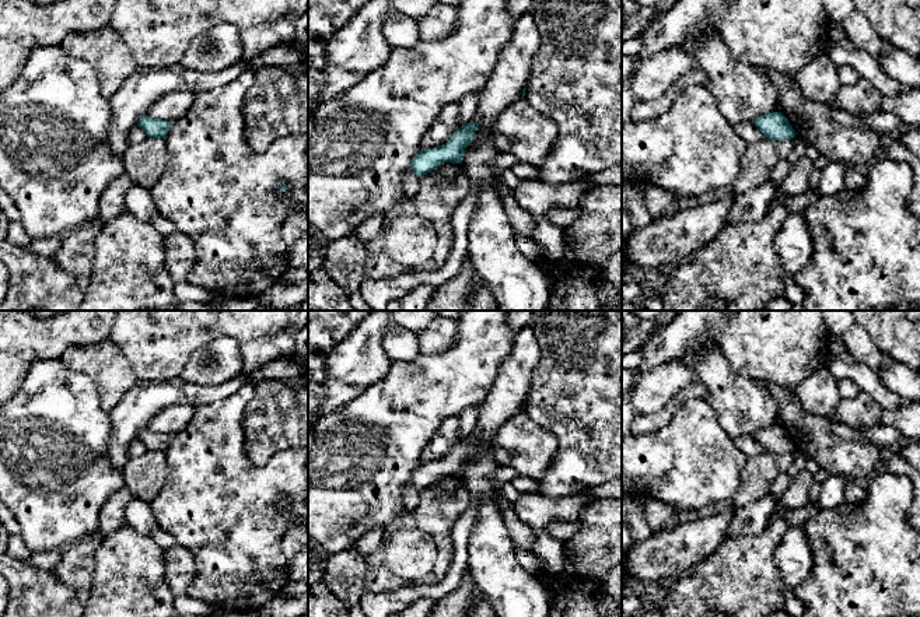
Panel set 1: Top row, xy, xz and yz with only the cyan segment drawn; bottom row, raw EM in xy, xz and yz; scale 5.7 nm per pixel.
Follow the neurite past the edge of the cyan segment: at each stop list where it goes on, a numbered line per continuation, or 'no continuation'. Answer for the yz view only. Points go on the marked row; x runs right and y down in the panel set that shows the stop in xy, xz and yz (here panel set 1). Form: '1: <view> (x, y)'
no continuation

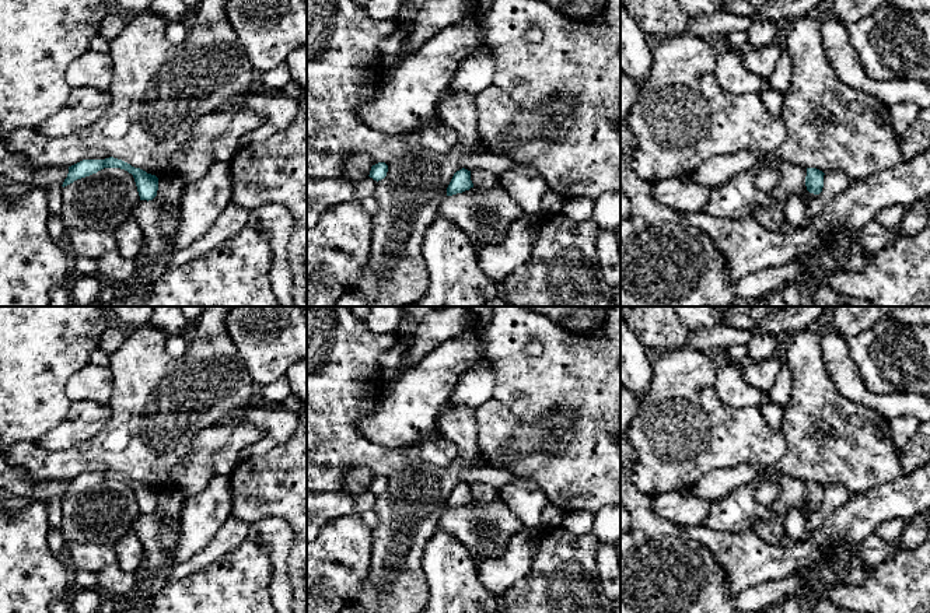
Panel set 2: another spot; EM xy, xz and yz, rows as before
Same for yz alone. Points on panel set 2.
no continuation

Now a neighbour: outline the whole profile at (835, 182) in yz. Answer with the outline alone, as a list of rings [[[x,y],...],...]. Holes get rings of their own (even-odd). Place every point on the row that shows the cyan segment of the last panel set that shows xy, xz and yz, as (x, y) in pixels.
[[[829,171],[824,175],[824,188],[819,197],[807,206],[807,223],[810,224],[812,217],[818,214],[828,203],[836,196],[843,193],[850,185],[850,179],[839,171]]]

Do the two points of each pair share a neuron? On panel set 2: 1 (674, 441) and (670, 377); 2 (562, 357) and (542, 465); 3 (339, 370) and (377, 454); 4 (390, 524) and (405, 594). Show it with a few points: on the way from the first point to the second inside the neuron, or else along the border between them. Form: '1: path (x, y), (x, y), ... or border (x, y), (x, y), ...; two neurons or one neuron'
1: path (674, 426), (674, 403), (670, 399), (670, 392); one neuron
2: path (545, 384), (538, 391), (538, 438); one neuron
3: path (339, 392), (339, 424), (355, 440); one neuron
4: path (397, 540), (397, 564), (401, 568), (401, 577); one neuron

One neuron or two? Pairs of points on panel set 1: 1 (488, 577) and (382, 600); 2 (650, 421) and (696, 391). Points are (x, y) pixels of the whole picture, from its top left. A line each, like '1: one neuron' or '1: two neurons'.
1: two neurons
2: one neuron

